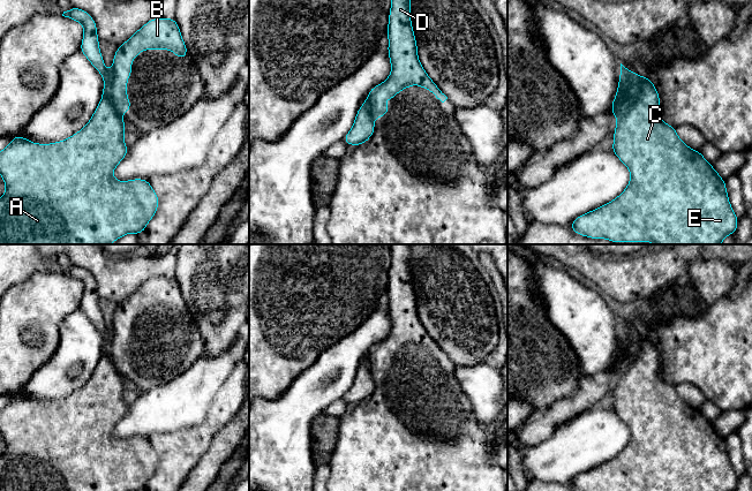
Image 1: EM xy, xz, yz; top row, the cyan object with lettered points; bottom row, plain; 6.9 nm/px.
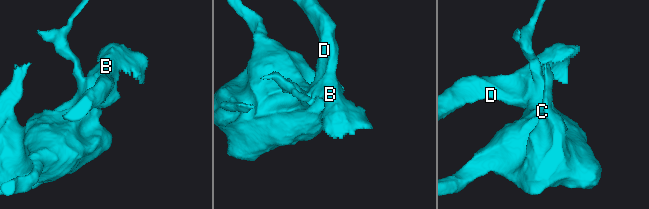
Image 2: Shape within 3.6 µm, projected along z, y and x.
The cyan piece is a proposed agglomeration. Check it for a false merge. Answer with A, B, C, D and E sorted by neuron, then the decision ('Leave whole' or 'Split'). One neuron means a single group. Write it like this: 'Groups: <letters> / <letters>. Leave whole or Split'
Groups: A C E / B D. Split

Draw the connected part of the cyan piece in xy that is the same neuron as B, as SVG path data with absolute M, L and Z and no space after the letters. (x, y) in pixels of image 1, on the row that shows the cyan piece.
M163 17L150 20L118 46L110 73L108 96L119 115L131 108L127 80L131 76L131 61L143 50L171 50L179 59L186 59L188 52L176 20Z

